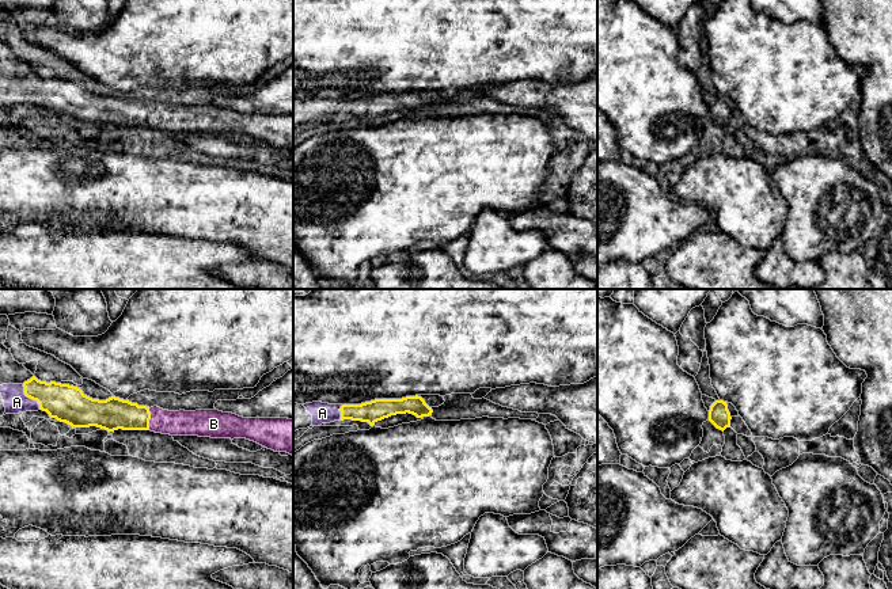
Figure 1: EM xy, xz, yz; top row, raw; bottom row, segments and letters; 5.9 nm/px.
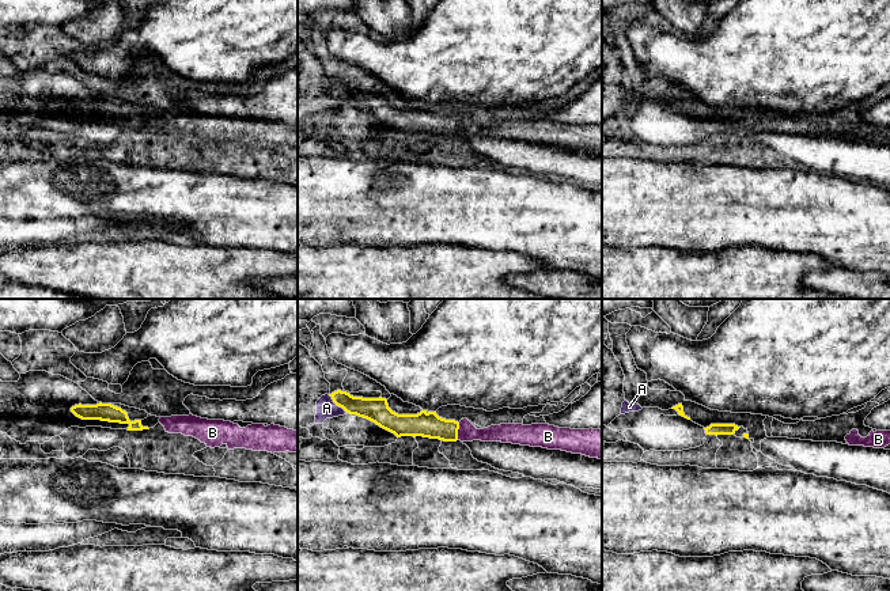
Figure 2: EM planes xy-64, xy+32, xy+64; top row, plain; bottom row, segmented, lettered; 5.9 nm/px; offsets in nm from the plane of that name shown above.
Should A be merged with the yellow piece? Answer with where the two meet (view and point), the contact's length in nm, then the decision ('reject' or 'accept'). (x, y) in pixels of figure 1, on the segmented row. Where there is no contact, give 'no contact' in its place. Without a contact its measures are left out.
meets yellow in xy at (30, 398); contact 190 nm long; accept

